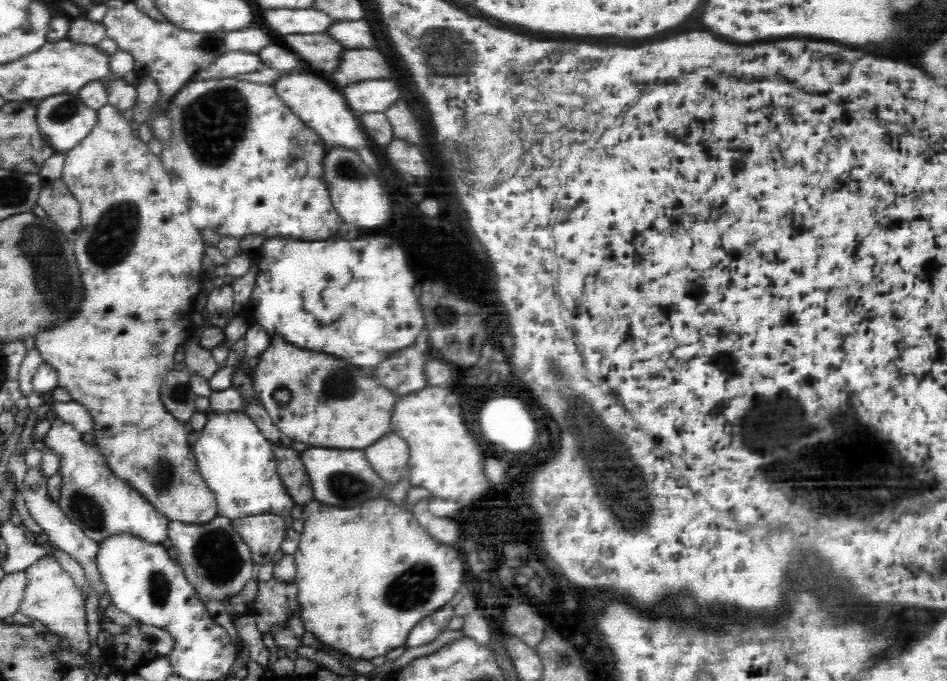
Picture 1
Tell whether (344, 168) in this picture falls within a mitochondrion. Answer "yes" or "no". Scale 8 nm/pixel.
yes

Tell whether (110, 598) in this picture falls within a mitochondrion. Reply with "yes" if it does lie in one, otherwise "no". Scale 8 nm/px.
no

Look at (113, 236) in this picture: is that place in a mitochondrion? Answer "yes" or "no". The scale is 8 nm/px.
yes

